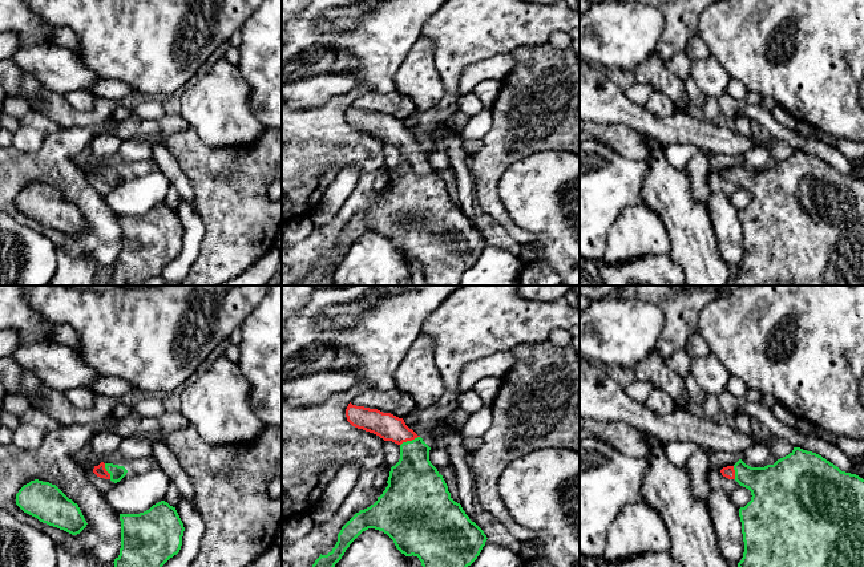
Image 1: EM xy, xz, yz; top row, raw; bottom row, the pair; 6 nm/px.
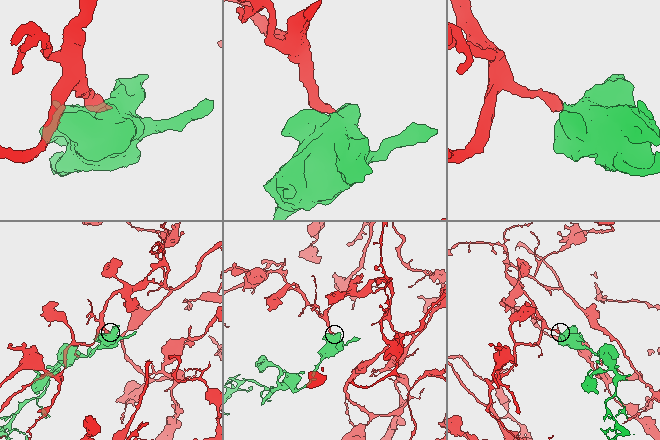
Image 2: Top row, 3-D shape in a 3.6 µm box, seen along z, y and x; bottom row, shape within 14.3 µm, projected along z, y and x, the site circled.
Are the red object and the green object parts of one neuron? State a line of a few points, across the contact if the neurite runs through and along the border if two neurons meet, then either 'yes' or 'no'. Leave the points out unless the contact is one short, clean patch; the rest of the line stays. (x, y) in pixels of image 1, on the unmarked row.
line xz (390, 130), (410, 142), (414, 153), (414, 183); yes

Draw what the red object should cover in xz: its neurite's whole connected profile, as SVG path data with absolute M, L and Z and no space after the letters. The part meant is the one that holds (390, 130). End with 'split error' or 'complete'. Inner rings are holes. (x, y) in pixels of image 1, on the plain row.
M356 109L346 112L347 123L384 143L400 149L400 162L391 170L388 189L370 210L356 215L338 236L331 255L322 258L312 270L294 285L334 285L334 270L350 247L366 232L375 231L387 236L405 259L417 259L427 285L460 285L461 278L480 258L486 244L484 234L469 222L461 207L451 201L443 178L429 163L431 150L409 131L403 121L378 112Z; split error

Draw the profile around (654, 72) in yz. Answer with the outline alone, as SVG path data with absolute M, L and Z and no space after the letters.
M657 53L650 54L642 64L633 70L639 84L651 86L671 100L675 112L686 113L690 105L685 84L662 61Z

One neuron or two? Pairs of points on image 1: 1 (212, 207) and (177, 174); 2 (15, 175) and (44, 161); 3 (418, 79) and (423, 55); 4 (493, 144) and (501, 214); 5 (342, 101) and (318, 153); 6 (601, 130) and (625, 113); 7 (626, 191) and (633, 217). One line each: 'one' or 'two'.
1: two
2: one
3: one
4: one
5: one
6: two
7: two

